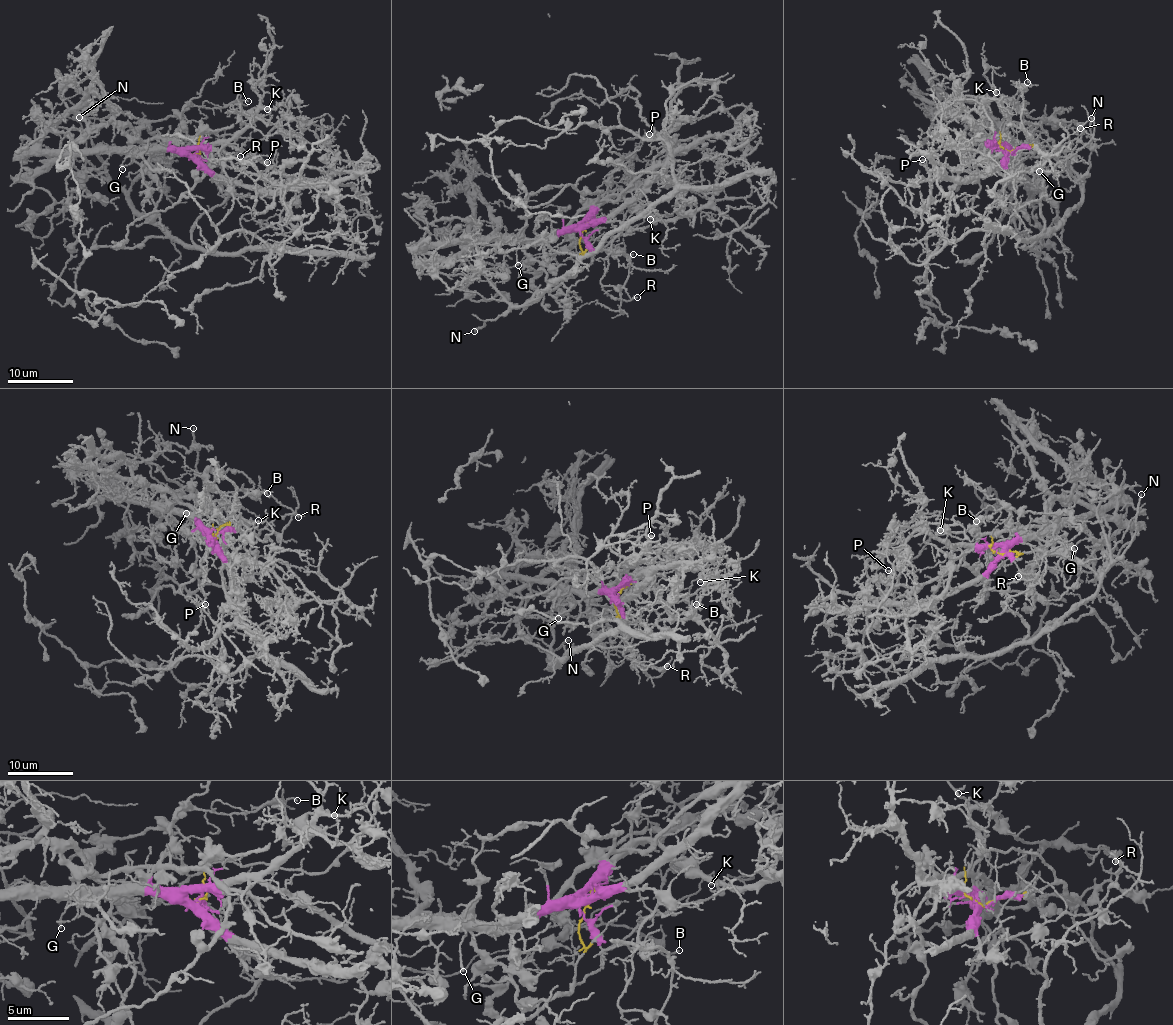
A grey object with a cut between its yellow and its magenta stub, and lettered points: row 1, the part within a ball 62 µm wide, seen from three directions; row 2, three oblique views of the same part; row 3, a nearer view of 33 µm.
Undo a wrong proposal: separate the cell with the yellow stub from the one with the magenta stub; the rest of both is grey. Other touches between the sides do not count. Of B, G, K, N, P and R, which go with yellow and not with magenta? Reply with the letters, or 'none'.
N

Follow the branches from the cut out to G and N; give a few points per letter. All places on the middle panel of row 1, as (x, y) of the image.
G: (584, 229), (569, 229), (543, 238), (523, 240), (516, 249), (518, 264)
N: (584, 229), (580, 239), (581, 254), (574, 274), (549, 291), (539, 290), (530, 300), (511, 306), (474, 331)

